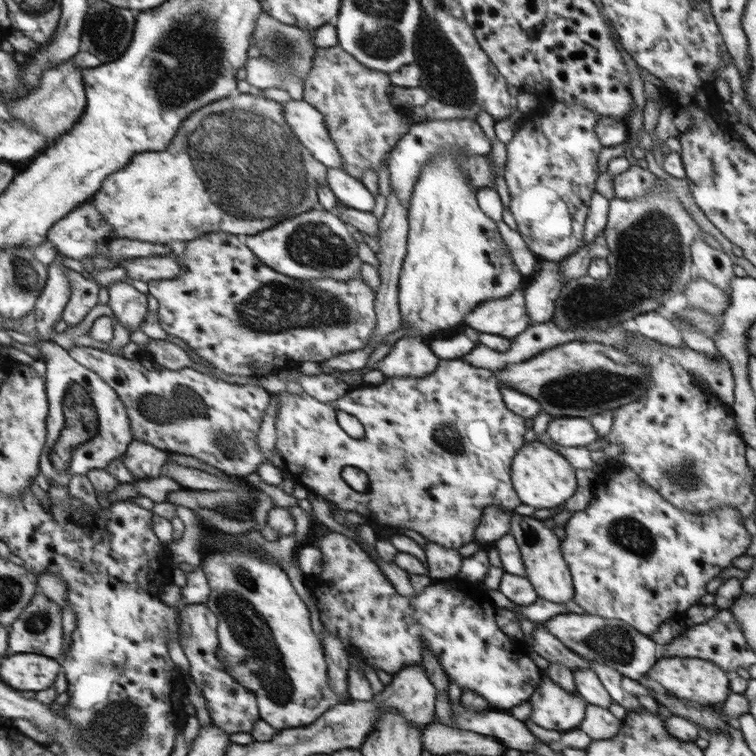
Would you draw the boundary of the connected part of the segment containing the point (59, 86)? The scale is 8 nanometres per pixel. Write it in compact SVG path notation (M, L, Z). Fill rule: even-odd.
M70 60L61 64L56 70L46 70L40 87L27 97L12 101L12 105L8 108L15 115L15 120L28 124L30 128L38 128L40 134L58 138L70 132L76 123L80 122L88 103L89 96L83 70L78 69L78 66Z

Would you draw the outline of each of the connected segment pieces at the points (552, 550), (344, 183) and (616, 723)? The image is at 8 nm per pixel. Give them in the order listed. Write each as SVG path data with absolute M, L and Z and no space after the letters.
M515 513L512 514L512 520L510 520L509 534L518 544L522 561L526 566L526 578L533 584L538 597L560 604L566 604L568 600L575 598L576 588L573 584L572 570L565 560L561 540L552 529L546 527L540 519Z
M330 168L329 184L337 198L347 207L370 212L376 206L372 192L360 179L350 176L344 169Z
M588 704L585 720L580 724L580 730L586 732L594 741L606 740L618 733L621 723L622 720L612 715L607 708Z

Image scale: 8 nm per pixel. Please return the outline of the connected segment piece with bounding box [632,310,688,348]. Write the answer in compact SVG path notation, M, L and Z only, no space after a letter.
M659 310L638 315L632 321L636 331L661 345L672 348L688 347L684 342L682 332L674 326L673 322L663 316Z

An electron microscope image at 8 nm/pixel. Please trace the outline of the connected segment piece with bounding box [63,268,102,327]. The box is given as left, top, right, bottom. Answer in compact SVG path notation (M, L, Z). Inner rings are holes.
M66 268L66 273L72 281L72 300L66 307L63 319L69 327L82 324L86 317L101 303L100 282L97 280L86 278L80 272Z

